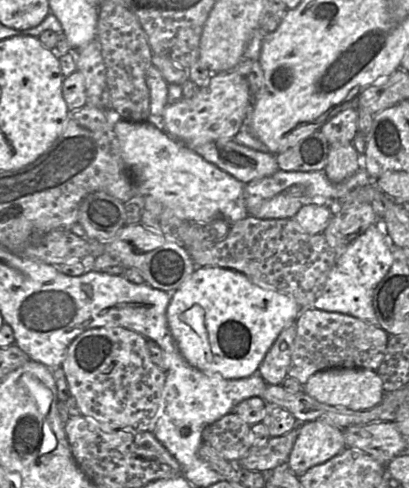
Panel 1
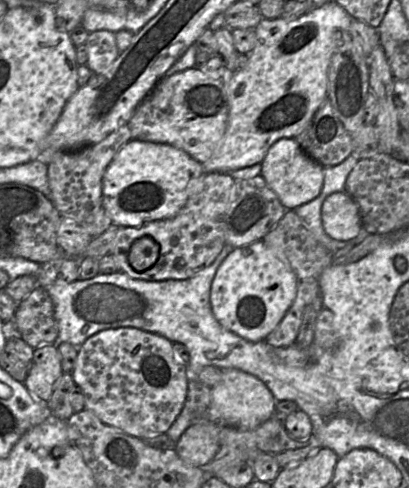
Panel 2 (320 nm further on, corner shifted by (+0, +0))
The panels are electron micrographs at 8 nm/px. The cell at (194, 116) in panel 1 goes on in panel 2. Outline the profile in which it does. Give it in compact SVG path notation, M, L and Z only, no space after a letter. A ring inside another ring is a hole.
M195 67L162 78L127 123L131 140L169 144L204 163L222 139L228 120L227 79L216 79Z

